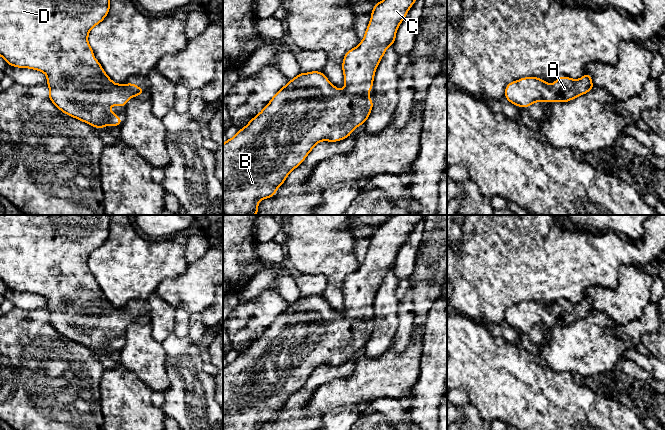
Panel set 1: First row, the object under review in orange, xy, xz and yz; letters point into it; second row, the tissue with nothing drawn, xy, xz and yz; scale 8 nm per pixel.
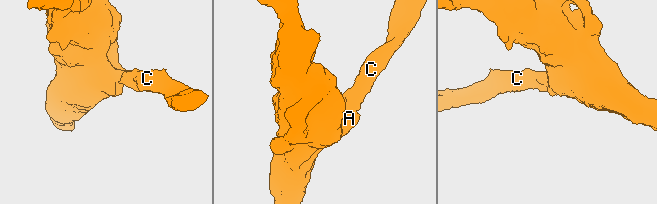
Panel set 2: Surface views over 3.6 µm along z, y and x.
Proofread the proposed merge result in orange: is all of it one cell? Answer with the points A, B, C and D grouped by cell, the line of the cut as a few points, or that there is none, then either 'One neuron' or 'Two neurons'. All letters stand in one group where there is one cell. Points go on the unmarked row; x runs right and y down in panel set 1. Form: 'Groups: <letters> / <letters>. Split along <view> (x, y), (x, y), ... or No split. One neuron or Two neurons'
Groups: A B C D. No split. One neuron

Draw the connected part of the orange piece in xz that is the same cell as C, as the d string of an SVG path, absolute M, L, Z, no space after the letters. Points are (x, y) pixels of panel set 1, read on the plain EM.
M391 215L383 225L374 229L363 264L357 271L347 275L343 283L343 314L333 310L322 296L300 297L281 312L244 352L223 368L223 430L257 430L261 424L276 420L274 415L304 385L318 366L345 363L356 351L365 347L373 331L368 318L373 310L378 287L386 273L394 268L397 252L407 236L418 222L424 221L424 217L425 215Z

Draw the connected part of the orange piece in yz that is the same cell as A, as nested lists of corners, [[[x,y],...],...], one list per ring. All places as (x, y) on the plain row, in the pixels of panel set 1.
[[[589,298],[580,303],[559,301],[552,309],[541,302],[525,301],[510,306],[505,313],[505,322],[515,330],[530,331],[534,326],[568,326],[592,314]]]

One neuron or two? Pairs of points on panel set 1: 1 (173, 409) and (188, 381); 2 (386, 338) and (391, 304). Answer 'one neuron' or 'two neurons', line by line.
1: one neuron
2: one neuron

